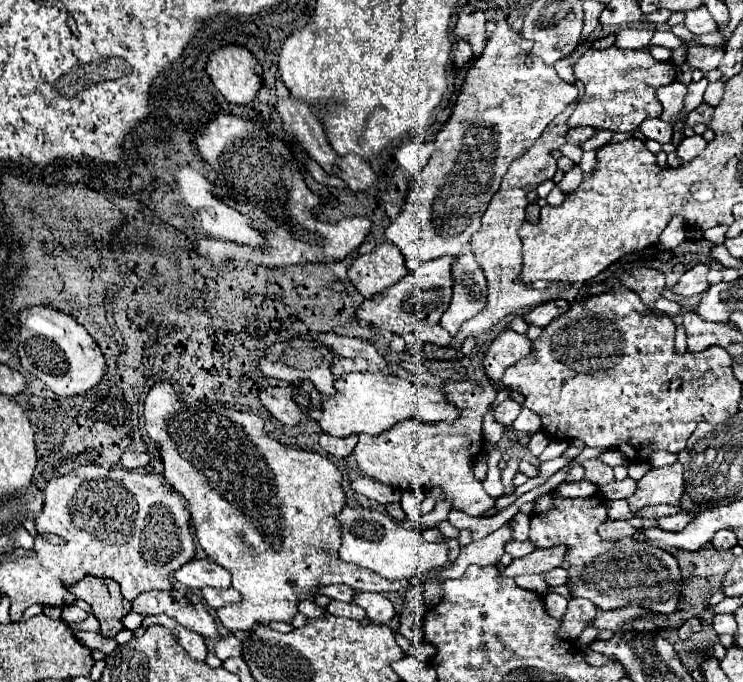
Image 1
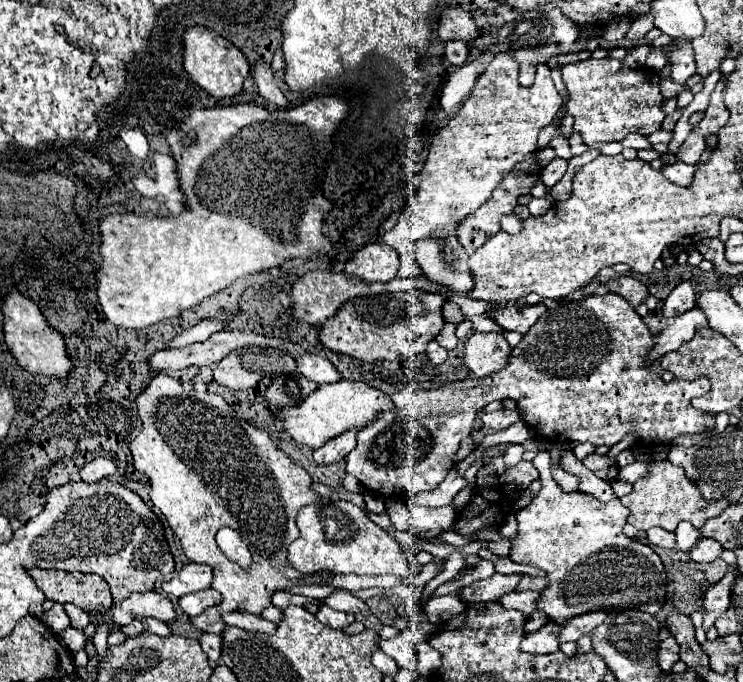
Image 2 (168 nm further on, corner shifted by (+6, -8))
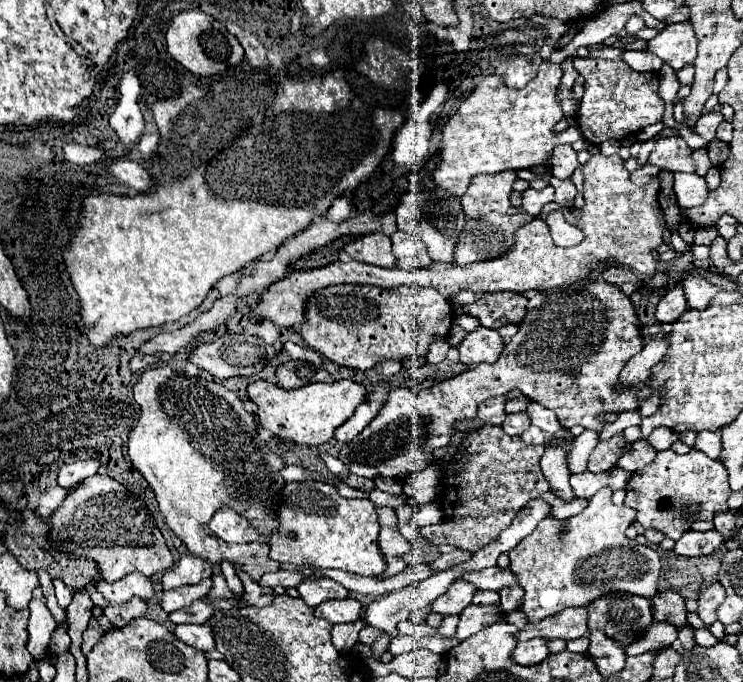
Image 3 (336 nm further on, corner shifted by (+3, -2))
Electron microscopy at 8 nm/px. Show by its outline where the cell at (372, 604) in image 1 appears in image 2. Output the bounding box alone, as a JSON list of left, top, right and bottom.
[323,590,371,616]

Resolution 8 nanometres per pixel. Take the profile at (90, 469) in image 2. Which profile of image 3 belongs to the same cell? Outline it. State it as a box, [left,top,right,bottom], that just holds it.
[58,458,100,488]

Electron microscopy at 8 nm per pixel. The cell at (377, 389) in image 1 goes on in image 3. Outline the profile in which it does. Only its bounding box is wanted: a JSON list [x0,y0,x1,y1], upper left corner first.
[248,380,368,446]

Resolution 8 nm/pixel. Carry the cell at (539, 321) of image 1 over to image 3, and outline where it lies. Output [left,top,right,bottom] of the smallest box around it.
[462,292,528,328]

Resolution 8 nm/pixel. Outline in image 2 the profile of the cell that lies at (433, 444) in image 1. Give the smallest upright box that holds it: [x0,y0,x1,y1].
[347,294,715,498]

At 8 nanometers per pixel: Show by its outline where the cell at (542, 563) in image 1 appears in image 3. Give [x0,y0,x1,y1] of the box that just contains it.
[432,580,476,616]

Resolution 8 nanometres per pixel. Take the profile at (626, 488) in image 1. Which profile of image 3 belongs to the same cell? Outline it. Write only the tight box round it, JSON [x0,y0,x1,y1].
[526,402,562,438]

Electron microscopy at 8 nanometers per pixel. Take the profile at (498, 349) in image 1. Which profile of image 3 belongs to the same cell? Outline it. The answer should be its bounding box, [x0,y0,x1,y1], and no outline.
[458,326,504,366]

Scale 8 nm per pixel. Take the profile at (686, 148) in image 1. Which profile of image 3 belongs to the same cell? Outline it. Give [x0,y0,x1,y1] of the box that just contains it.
[694,112,722,140]

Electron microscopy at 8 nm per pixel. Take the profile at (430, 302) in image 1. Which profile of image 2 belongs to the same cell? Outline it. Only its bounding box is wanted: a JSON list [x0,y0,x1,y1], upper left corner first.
[319,292,445,362]

